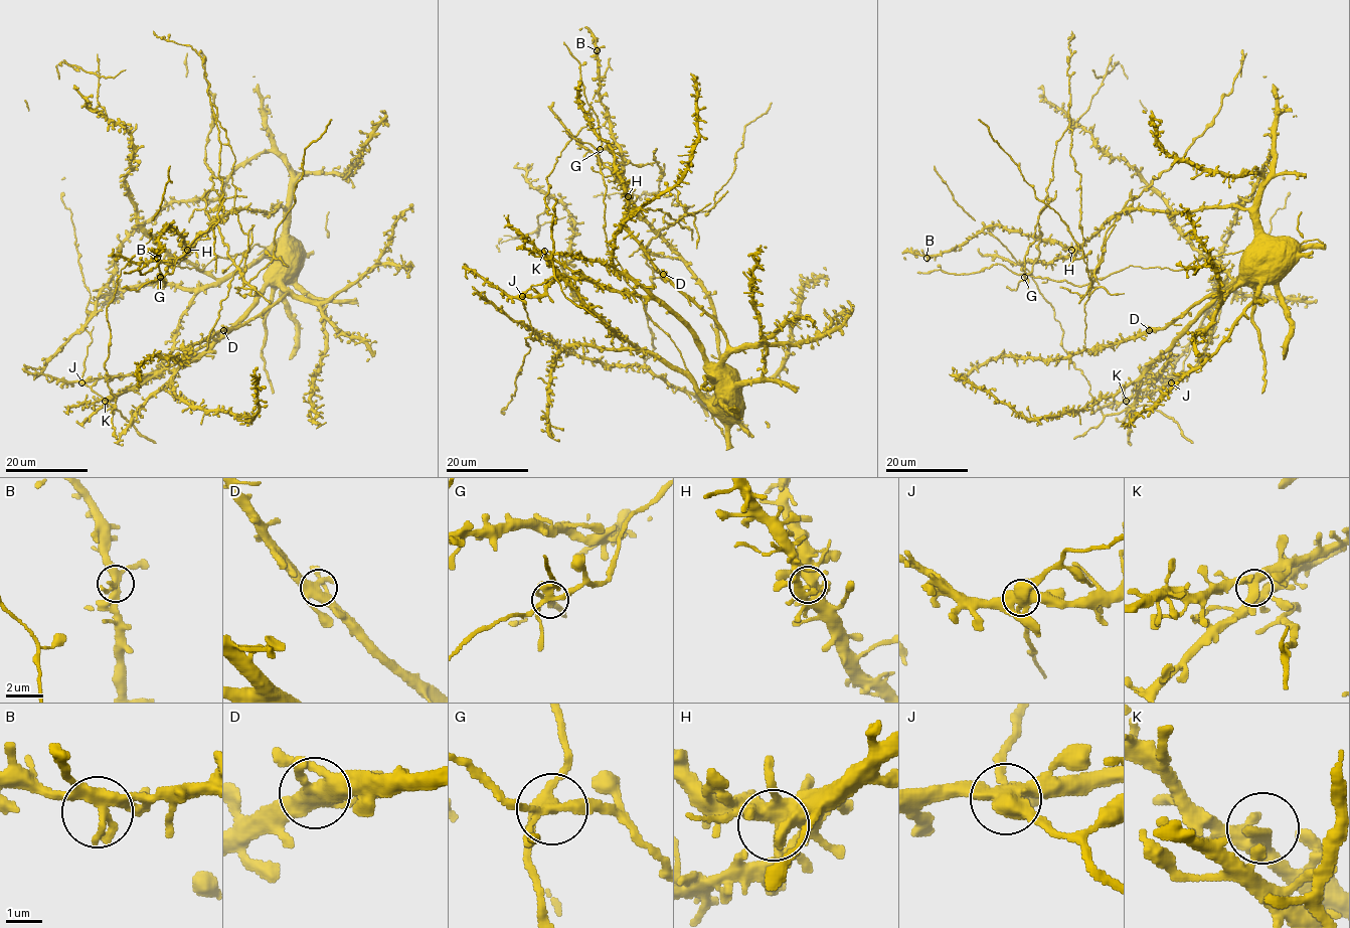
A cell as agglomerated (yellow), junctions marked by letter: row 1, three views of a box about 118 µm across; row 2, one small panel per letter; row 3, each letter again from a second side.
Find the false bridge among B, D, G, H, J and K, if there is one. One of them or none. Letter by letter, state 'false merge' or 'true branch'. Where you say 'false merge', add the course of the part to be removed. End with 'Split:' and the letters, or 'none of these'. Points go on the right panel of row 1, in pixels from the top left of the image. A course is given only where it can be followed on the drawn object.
B: true branch
D: true branch
G: false merge
H: true branch
J: true branch
K: true branch
Split: G

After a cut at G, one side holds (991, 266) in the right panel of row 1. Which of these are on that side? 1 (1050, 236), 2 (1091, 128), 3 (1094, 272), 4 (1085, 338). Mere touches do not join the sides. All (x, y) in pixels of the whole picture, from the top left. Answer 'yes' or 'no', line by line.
1: yes
2: yes
3: no
4: no

